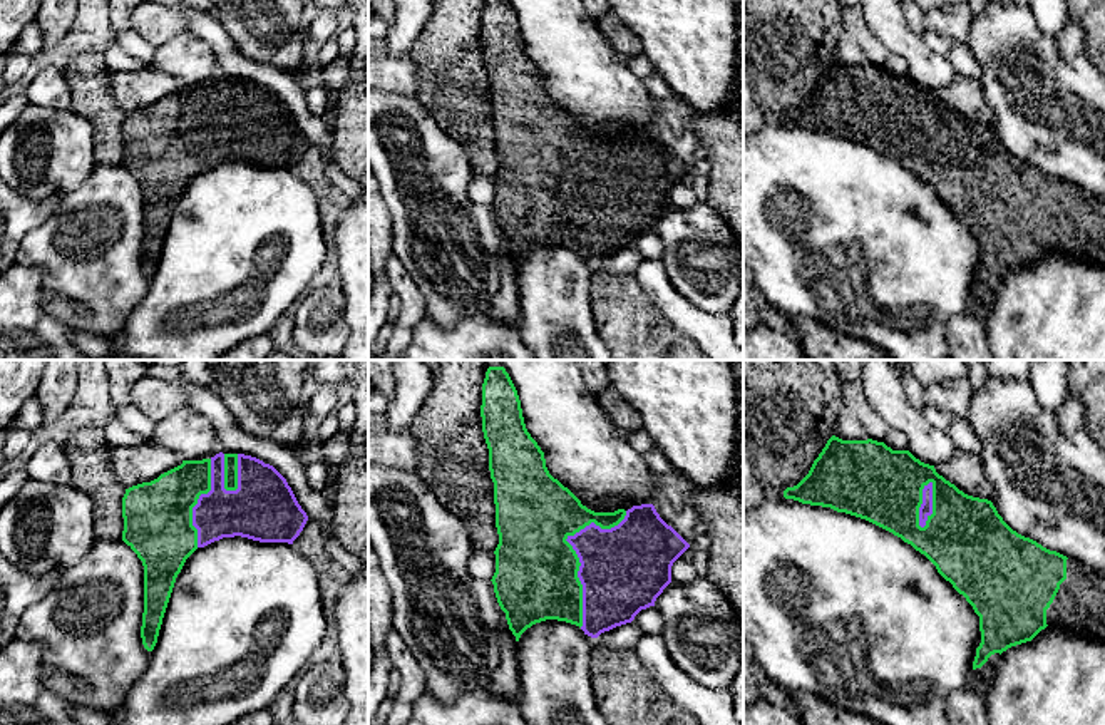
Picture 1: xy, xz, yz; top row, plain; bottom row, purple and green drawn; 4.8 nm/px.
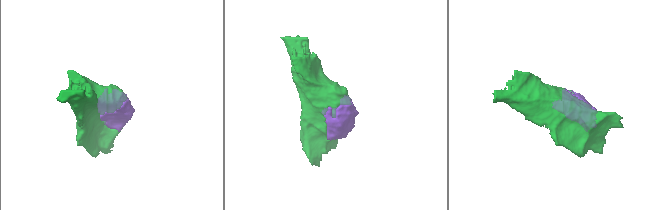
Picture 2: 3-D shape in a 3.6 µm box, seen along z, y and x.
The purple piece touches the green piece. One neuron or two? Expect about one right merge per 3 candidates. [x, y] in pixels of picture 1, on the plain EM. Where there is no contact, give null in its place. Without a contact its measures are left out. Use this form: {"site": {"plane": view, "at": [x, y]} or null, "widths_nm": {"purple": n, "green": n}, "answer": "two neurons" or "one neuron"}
{"site": {"plane": "xz", "at": [575, 174]}, "widths_nm": {"purple": 400, "green": 400}, "answer": "one neuron"}

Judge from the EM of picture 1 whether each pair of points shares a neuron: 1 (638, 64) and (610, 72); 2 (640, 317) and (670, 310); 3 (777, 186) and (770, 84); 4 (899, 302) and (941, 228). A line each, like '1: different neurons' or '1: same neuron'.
1: different neurons
2: different neurons
3: different neurons
4: same neuron

